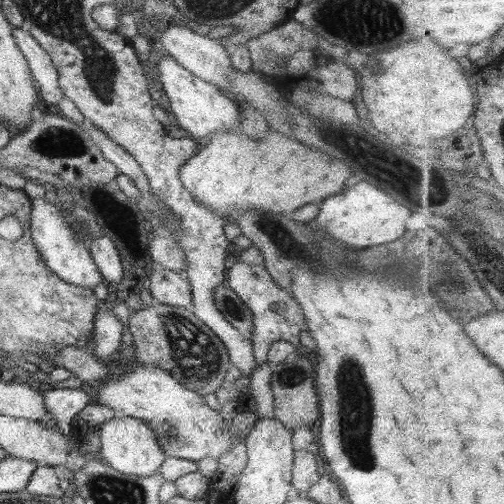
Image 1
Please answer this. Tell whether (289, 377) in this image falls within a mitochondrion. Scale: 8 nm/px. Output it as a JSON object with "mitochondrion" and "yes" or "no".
{"mitochondrion":"yes"}

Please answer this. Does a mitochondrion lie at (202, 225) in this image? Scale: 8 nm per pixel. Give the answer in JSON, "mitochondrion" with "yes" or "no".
{"mitochondrion":"no"}

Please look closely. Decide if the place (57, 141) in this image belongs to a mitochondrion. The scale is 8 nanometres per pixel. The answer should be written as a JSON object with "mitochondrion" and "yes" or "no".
{"mitochondrion":"yes"}

